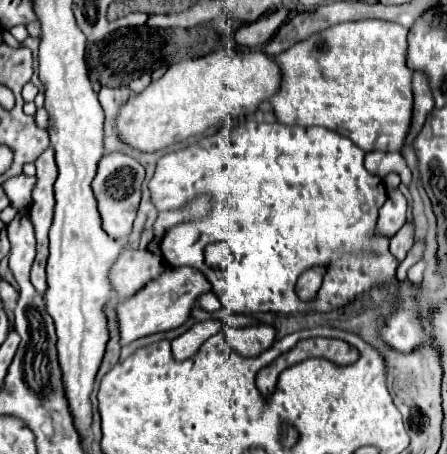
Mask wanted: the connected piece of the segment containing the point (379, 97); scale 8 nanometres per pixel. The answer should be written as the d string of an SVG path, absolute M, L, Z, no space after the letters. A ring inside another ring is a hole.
M386 20L342 22L278 54L282 88L270 98L278 120L336 130L364 152L400 152L414 118L408 32L408 28Z

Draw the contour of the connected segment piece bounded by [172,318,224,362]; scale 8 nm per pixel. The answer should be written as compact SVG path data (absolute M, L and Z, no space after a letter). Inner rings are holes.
M212 318L212 320L206 320L206 322L194 324L186 334L172 340L174 360L182 362L182 360L192 358L210 336L214 336L222 330L222 326L224 326L224 322L220 318Z

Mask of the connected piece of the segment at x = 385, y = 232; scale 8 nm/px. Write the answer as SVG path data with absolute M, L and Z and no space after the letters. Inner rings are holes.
M400 190L388 194L386 204L380 208L380 216L376 222L376 234L392 238L406 222L406 198Z

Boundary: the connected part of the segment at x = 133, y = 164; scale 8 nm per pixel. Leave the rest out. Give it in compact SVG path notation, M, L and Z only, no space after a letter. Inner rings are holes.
M112 152L106 154L100 164L98 164L98 174L92 182L92 190L96 192L96 200L100 206L100 216L104 222L104 230L108 230L108 234L112 234L112 238L120 238L126 240L132 232L132 224L136 220L136 212L140 206L140 186L144 182L144 166L124 154L124 152Z

